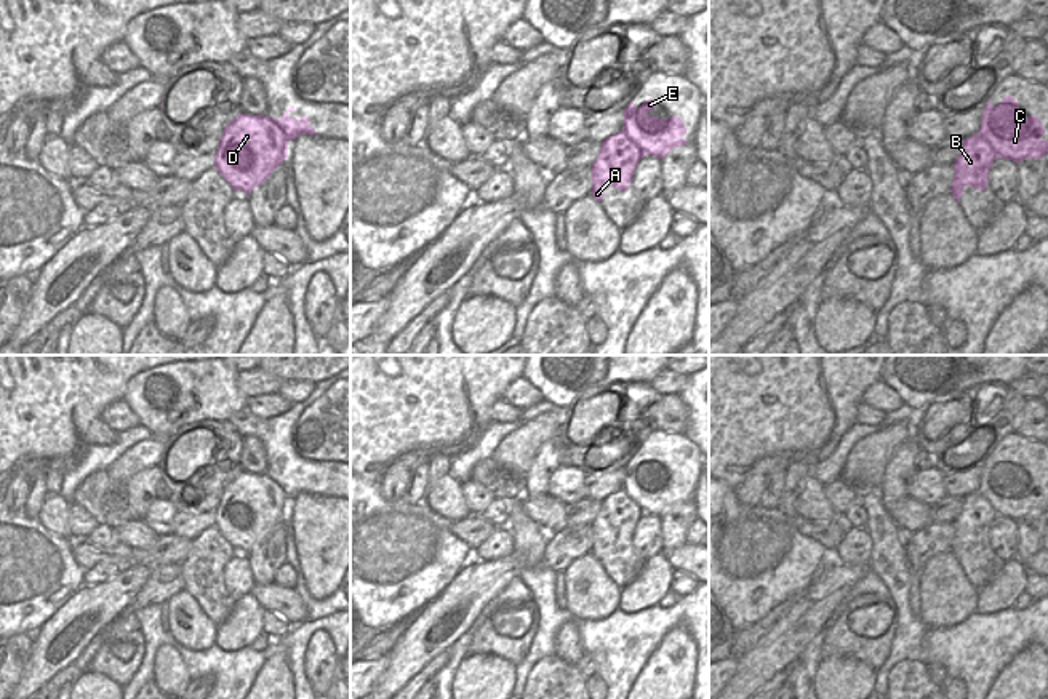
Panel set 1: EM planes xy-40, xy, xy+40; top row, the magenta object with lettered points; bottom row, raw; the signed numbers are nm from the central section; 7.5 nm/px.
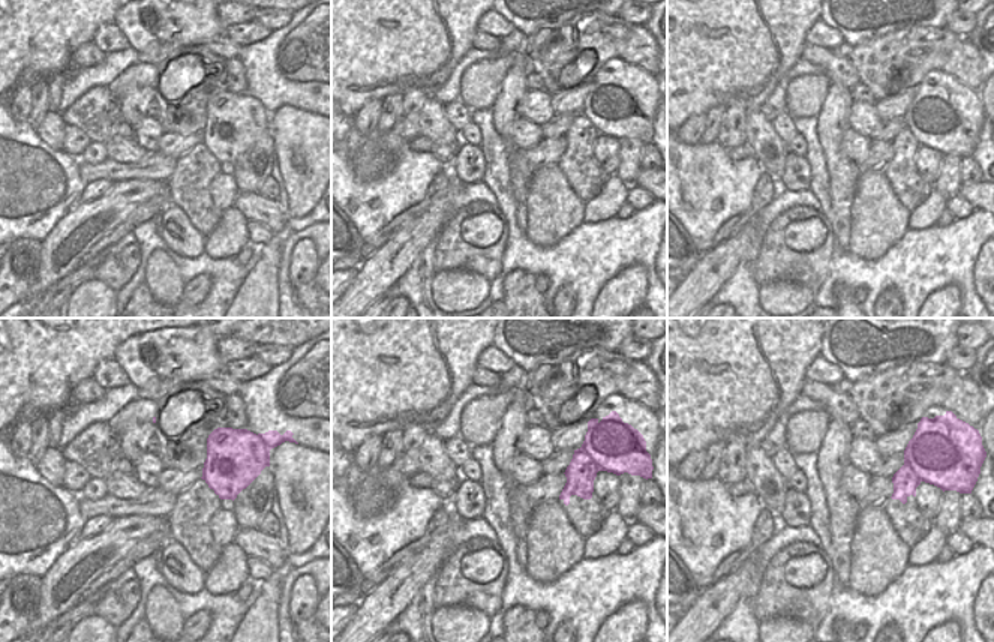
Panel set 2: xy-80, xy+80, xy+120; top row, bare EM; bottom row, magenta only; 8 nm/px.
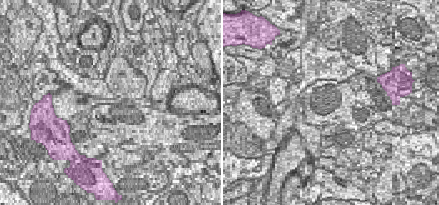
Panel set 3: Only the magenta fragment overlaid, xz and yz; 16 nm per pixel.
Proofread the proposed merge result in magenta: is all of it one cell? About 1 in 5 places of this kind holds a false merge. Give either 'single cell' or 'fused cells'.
single cell

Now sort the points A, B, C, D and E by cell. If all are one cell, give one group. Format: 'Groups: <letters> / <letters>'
Groups: A B C D E.

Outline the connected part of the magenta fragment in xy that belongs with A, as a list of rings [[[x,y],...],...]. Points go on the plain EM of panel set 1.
[[[650,456],[638,467],[629,461],[624,467],[624,485],[618,493],[602,501],[602,509],[592,526],[592,553],[600,561],[605,545],[613,544],[619,549],[629,549],[634,539],[637,521],[645,513],[664,517],[674,505],[688,502],[682,496],[686,493],[683,480],[677,473],[667,478],[648,475],[654,461]]]

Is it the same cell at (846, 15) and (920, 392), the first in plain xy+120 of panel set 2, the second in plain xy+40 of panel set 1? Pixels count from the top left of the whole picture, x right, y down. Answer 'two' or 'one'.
one

